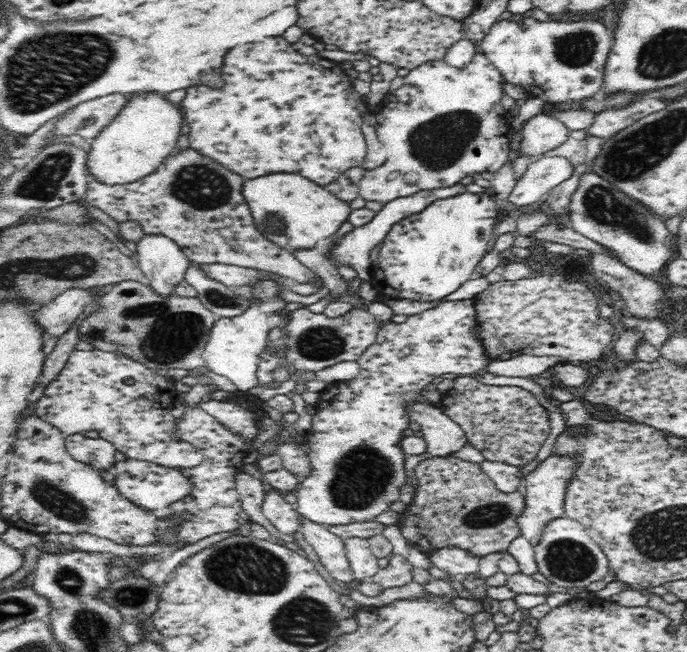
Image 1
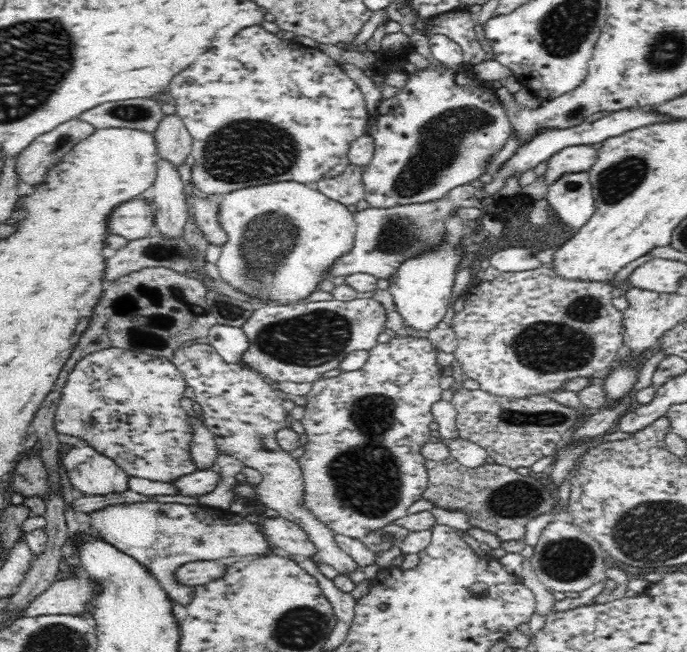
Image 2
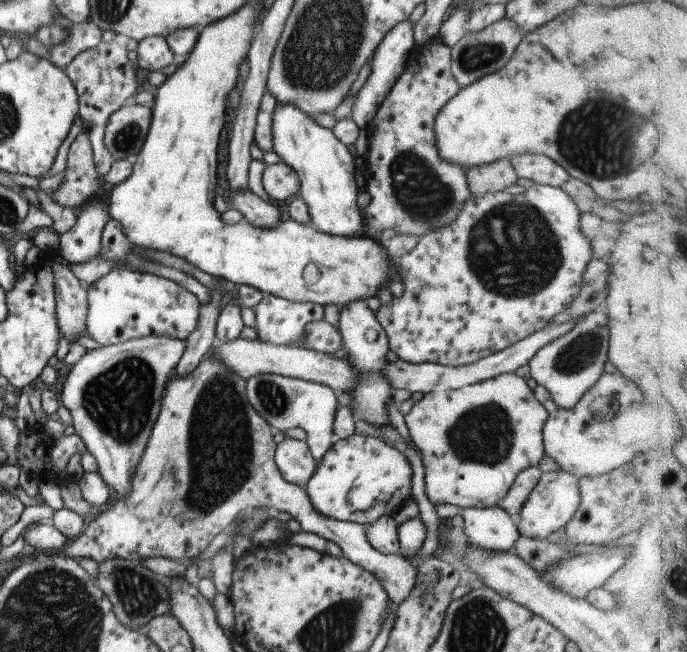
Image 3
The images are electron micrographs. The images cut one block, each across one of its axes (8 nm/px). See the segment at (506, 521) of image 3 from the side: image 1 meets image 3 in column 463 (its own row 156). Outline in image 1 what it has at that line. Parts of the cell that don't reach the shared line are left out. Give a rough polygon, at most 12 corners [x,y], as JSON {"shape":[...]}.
{"shape":[[544,111],[524,124],[520,155],[548,152],[569,138],[565,124]]}

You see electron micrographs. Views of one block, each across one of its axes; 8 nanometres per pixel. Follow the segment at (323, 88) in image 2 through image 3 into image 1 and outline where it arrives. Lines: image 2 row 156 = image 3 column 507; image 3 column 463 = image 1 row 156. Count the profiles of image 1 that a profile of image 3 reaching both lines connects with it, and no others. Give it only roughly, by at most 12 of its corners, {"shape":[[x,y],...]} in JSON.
{"shape":[[282,36],[188,88],[190,147],[325,186],[367,154],[339,64]]}

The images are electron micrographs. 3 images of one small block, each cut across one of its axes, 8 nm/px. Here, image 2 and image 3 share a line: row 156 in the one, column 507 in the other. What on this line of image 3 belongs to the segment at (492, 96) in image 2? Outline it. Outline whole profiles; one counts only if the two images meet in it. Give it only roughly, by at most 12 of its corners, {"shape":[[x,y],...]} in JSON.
{"shape":[[515,373],[405,416],[433,505],[494,507],[546,455]]}

